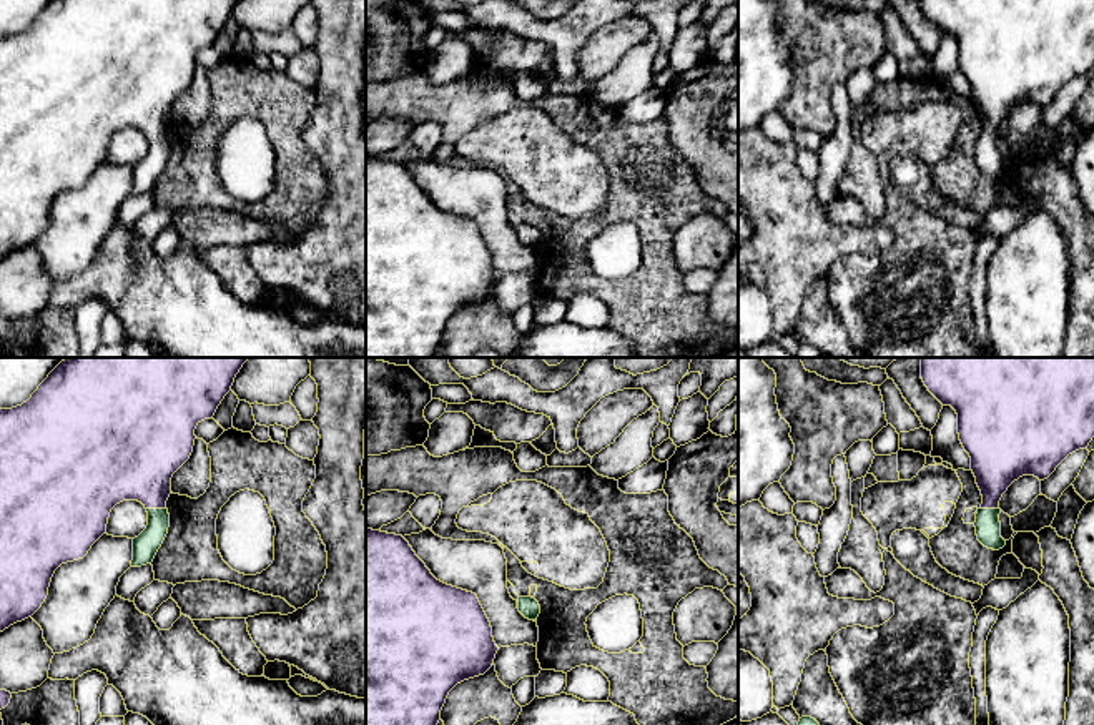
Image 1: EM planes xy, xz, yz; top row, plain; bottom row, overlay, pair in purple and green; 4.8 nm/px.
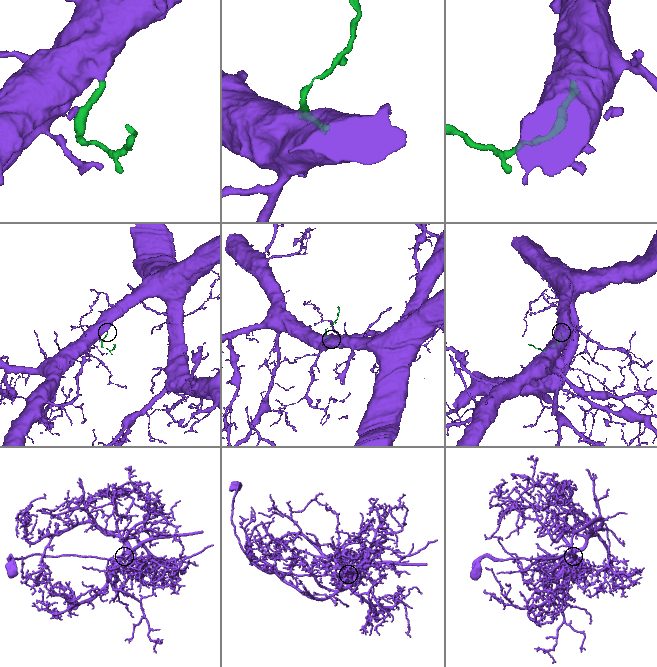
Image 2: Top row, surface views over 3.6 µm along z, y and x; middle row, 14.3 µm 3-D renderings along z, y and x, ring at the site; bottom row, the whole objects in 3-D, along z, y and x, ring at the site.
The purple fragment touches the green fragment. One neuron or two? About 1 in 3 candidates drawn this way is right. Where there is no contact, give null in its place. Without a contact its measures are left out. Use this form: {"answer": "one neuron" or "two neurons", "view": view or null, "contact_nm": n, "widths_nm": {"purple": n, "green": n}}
{"answer": "one neuron", "view": "xy", "contact_nm": 100, "widths_nm": {"purple": 380, "green": 120}}

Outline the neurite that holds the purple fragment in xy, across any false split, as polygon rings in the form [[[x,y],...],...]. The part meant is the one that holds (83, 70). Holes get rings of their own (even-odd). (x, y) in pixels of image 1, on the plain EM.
[[[50,0],[32,25],[22,33],[0,37],[0,259],[32,244],[45,229],[55,198],[67,190],[83,186],[91,173],[106,161],[111,136],[123,128],[138,128],[148,140],[146,156],[133,166],[131,195],[151,191],[161,175],[170,141],[166,128],[171,121],[173,101],[190,86],[195,73],[195,57],[211,47],[231,18],[238,0]]]

